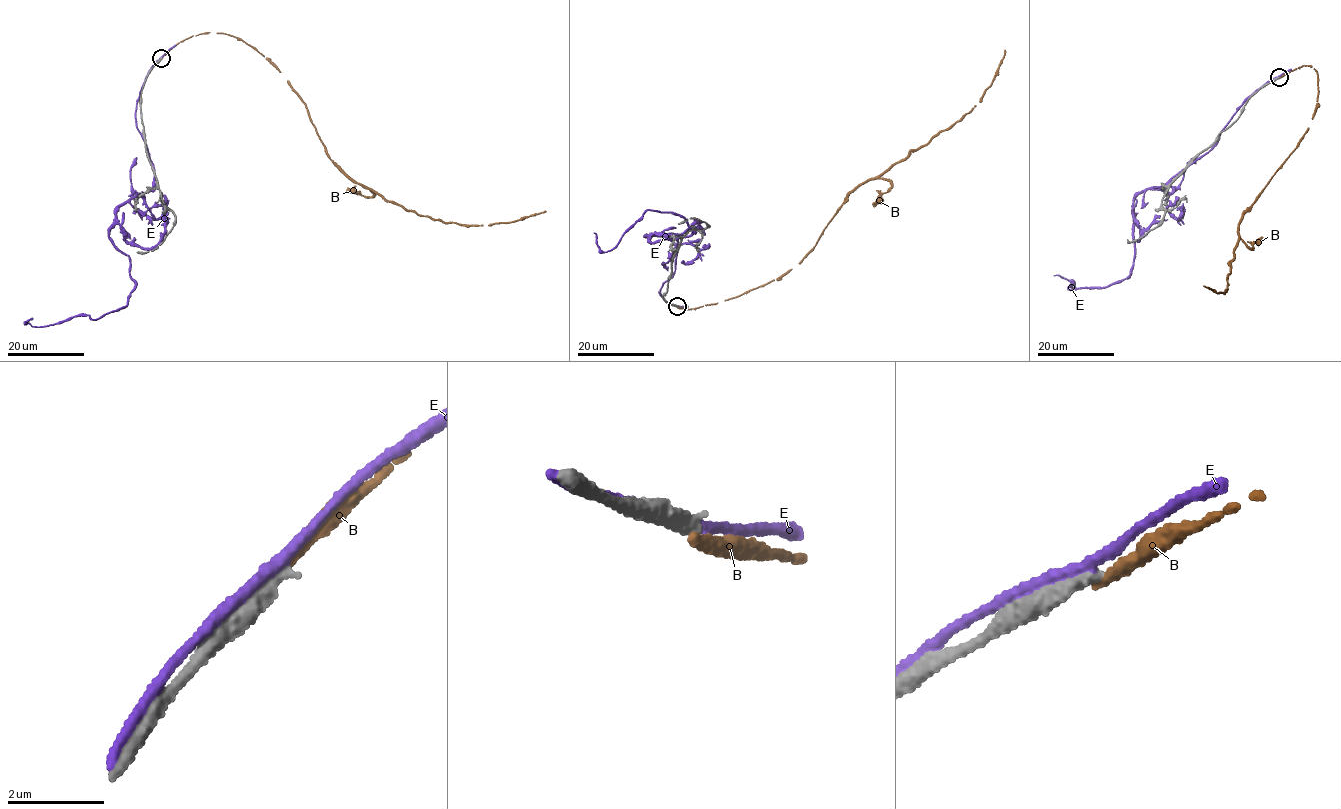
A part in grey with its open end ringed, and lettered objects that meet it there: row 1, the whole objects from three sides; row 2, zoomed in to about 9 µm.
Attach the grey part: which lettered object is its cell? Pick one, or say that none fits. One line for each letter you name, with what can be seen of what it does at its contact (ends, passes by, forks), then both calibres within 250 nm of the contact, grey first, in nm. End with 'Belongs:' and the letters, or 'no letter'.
Belongs: no letter

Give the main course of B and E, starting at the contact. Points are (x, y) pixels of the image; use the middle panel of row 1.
B: (677, 306), (696, 308), (731, 299), (799, 264), (847, 193), (926, 145), (979, 102), (1005, 49)
E: (675, 305), (660, 291), (678, 241), (647, 235), (695, 233), (683, 218), (647, 210), (606, 252), (594, 232)

